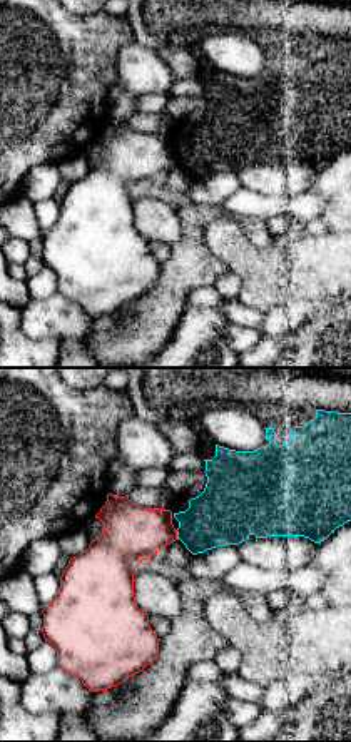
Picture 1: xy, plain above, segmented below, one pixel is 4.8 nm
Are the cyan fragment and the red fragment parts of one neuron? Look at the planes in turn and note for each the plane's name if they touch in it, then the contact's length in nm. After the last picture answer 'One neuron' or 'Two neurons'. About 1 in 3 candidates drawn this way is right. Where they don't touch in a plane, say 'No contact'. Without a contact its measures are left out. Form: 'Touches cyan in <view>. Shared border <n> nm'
Touches cyan in xy. Shared border 50 nm

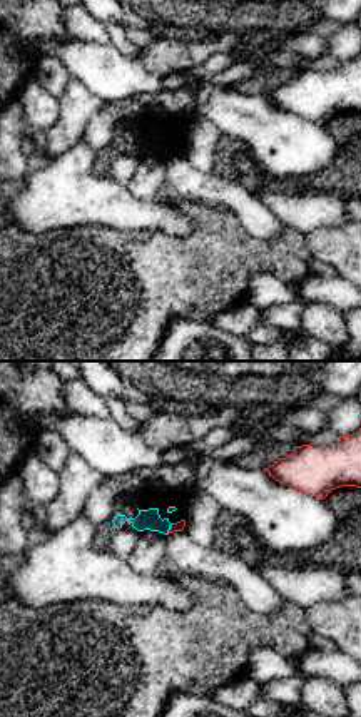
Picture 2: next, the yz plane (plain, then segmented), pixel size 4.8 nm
Touches cyan in yz. Shared border 50 nm

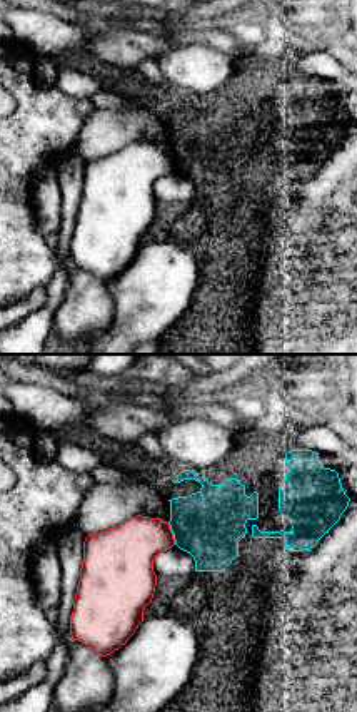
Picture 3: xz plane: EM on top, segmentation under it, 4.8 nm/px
Touches cyan in xz. Shared border 110 nm

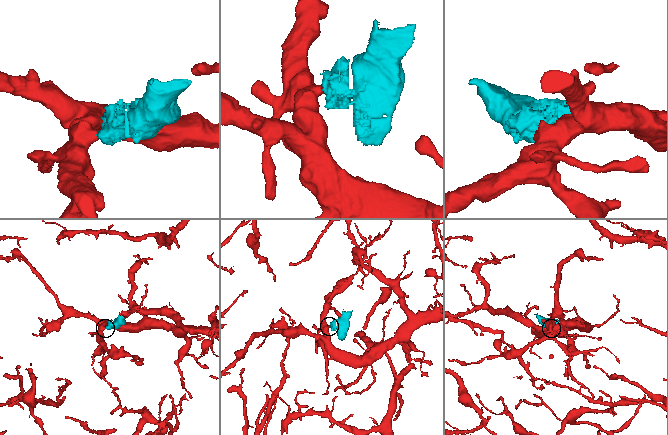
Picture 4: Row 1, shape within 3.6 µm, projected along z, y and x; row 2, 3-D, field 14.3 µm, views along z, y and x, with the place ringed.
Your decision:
Two neurons

